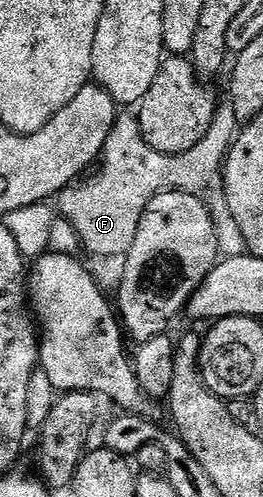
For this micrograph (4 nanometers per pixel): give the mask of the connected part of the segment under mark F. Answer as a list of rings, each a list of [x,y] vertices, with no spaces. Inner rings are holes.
[[[222,104],[212,128],[208,128],[208,136],[204,136],[196,148],[183,154],[161,154],[141,140],[111,140],[100,155],[102,171],[95,178],[87,177],[62,191],[61,217],[72,224],[83,247],[87,251],[90,249],[94,256],[126,255],[132,248],[132,240],[136,240],[136,228],[140,228],[144,208],[148,208],[151,200],[164,190],[182,190],[185,194],[204,196],[215,219],[225,219],[230,209],[226,203],[224,167],[239,133],[240,123],[233,106]]]

